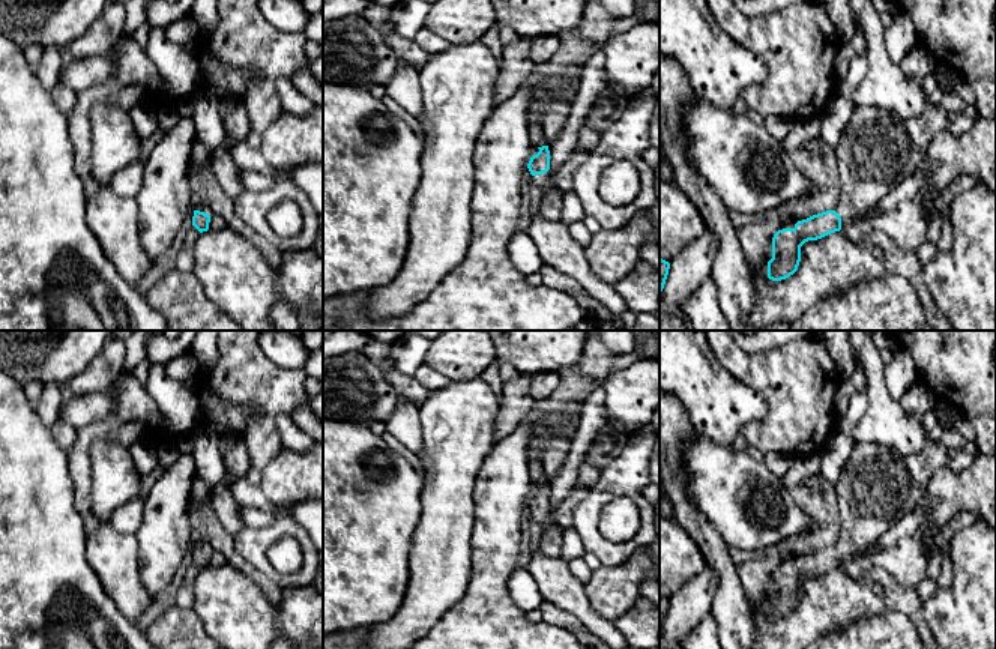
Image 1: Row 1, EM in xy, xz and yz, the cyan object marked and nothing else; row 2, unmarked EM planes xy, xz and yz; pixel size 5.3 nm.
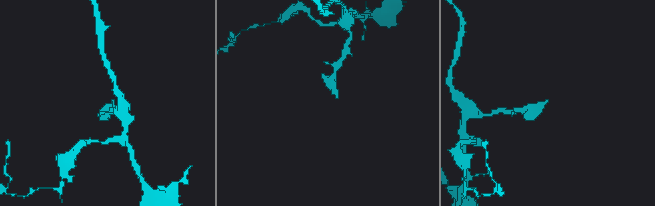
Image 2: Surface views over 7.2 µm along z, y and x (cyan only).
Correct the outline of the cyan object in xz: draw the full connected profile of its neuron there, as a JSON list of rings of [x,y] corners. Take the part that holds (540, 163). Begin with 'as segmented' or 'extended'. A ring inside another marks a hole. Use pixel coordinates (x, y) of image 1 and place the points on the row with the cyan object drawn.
extended | [[[548,146],[538,147],[539,152],[533,155],[527,164],[527,168],[532,174],[532,182],[539,189],[548,188],[548,170],[550,170],[550,150]]]

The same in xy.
extended | [[[194,204],[194,216],[192,216],[192,225],[200,231],[209,230],[210,215],[212,210],[207,204]]]

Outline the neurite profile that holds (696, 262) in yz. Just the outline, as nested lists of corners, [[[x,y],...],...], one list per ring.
[[[709,230],[691,240],[684,251],[670,261],[669,275],[659,299],[675,308],[682,308],[700,282],[712,273],[718,251],[718,239]]]

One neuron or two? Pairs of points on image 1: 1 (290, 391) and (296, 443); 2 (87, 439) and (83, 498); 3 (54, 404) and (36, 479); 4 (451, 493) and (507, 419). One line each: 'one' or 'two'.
1: two
2: one
3: two
4: two

